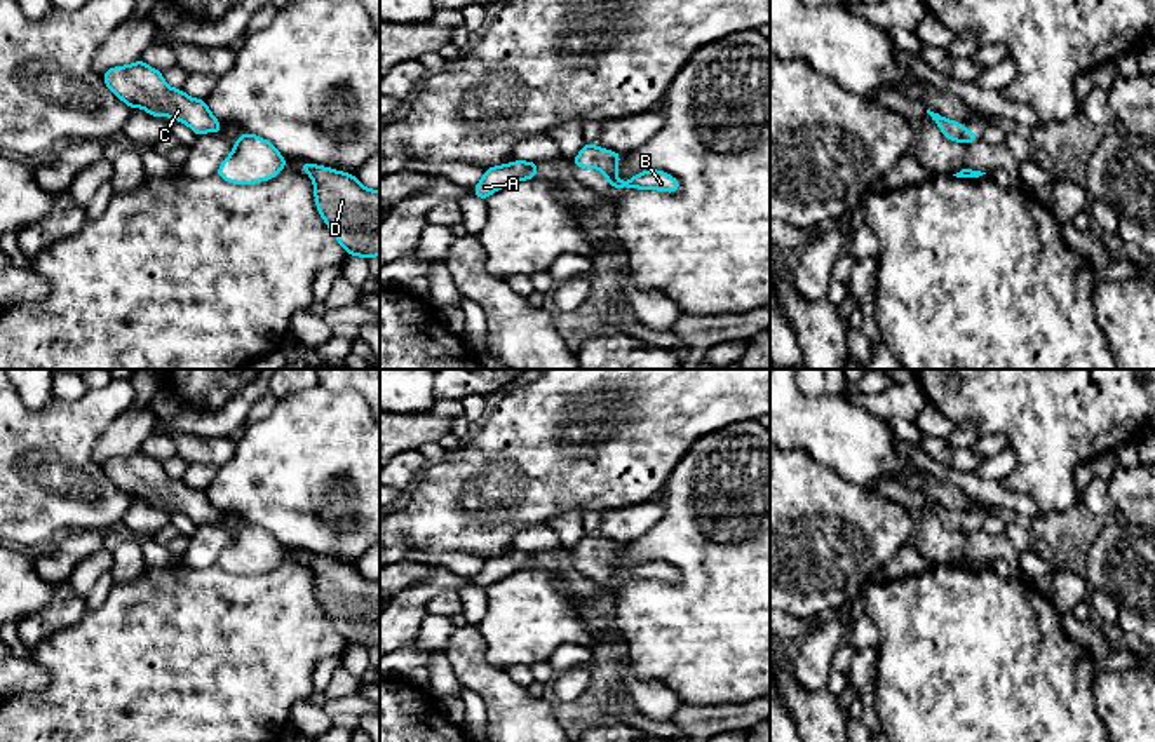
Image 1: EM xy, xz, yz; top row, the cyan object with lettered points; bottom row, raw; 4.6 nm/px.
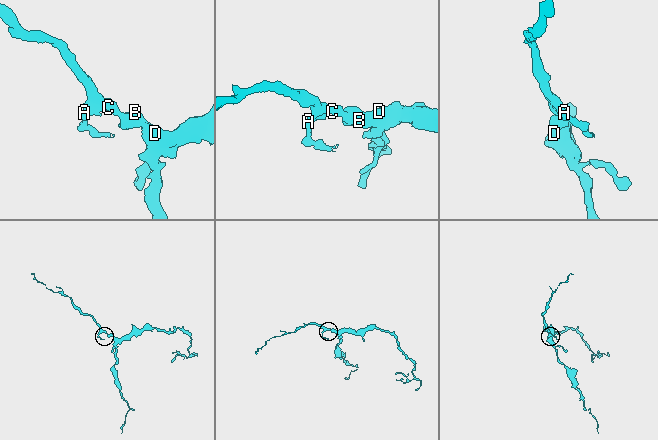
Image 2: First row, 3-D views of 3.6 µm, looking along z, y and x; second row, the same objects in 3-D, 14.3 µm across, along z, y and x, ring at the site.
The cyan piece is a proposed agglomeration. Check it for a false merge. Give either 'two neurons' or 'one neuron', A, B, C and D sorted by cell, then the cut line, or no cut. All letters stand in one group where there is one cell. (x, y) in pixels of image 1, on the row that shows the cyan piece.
one neuron; A B C D; no cut

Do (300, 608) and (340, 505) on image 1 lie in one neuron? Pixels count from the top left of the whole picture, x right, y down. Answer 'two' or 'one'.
two

